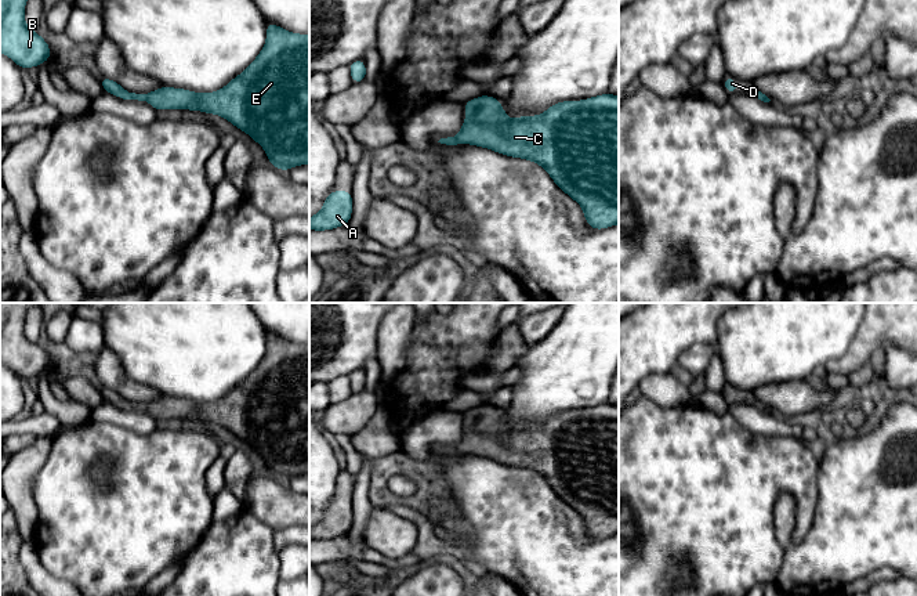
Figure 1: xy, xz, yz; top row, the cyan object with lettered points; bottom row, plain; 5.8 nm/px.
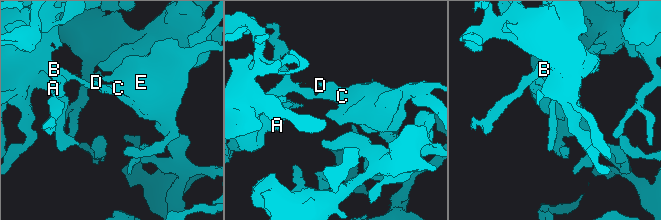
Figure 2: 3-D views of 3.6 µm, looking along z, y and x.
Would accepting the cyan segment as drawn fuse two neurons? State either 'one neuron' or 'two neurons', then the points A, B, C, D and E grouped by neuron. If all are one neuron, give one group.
one neuron; groups A B C D E

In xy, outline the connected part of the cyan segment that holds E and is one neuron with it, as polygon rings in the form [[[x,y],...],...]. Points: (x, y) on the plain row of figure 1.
[[[267,330],[264,358],[242,384],[215,402],[163,395],[148,404],[135,404],[105,386],[98,390],[104,401],[123,409],[148,411],[156,420],[175,418],[220,425],[257,451],[269,473],[283,481],[309,473],[309,344],[286,342]]]

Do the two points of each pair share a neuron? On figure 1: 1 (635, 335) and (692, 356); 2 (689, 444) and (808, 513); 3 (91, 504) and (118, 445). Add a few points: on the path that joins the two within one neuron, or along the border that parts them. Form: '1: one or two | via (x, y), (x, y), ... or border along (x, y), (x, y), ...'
1: two | border along (713, 345), (693, 343), (676, 362)
2: one | via (721, 470), (776, 470), (787, 481)
3: one | via (108, 495), (118, 486), (118, 462)

